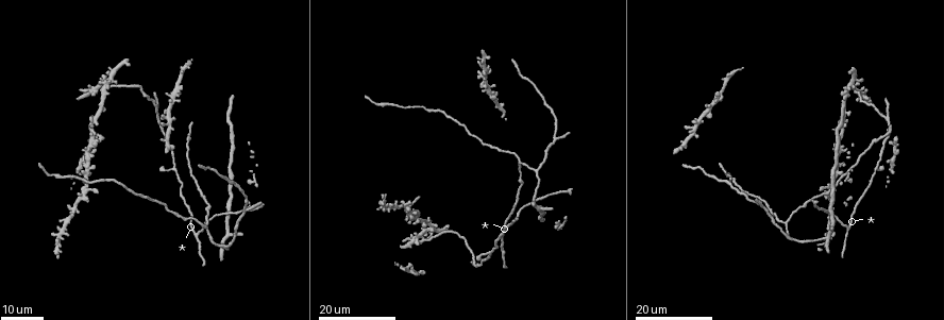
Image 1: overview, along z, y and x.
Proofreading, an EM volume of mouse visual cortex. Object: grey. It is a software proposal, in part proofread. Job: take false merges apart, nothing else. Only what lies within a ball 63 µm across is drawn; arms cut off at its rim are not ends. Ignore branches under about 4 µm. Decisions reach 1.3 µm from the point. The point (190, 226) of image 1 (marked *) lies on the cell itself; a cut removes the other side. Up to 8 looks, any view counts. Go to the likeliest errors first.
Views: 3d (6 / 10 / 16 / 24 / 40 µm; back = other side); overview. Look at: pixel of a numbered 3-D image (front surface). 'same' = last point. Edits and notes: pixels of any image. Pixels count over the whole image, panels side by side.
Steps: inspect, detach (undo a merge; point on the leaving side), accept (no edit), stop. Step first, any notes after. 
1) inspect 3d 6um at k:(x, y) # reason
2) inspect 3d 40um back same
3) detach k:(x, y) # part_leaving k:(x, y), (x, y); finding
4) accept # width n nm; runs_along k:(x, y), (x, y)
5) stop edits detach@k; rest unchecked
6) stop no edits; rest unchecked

inspect 3d 24um at 1:(849, 230)

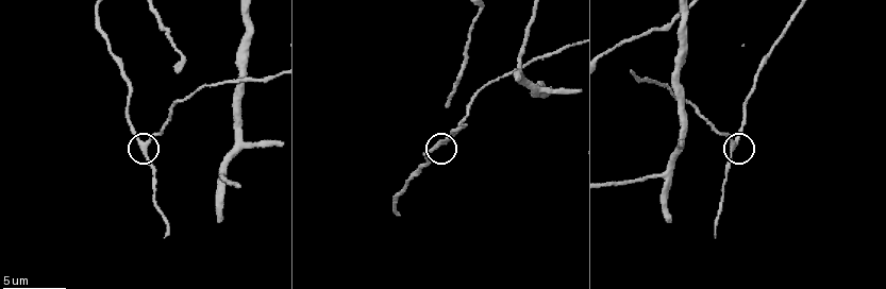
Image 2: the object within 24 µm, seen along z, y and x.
inspect 3d 10um at 2:(143, 147)

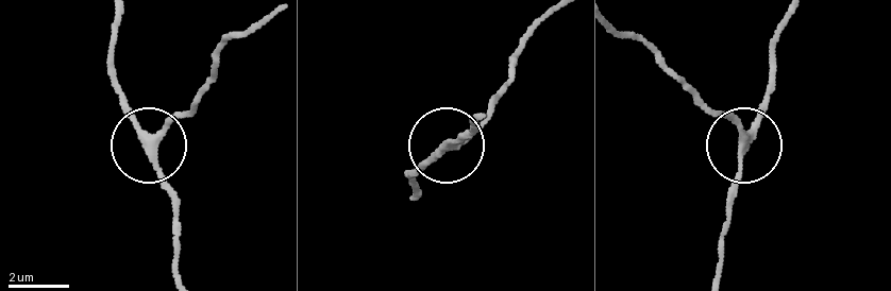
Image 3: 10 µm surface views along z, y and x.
accept # width 240 nm; one cell here

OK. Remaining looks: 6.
inspect 3d 10um at 2:(526, 63) # arms part here

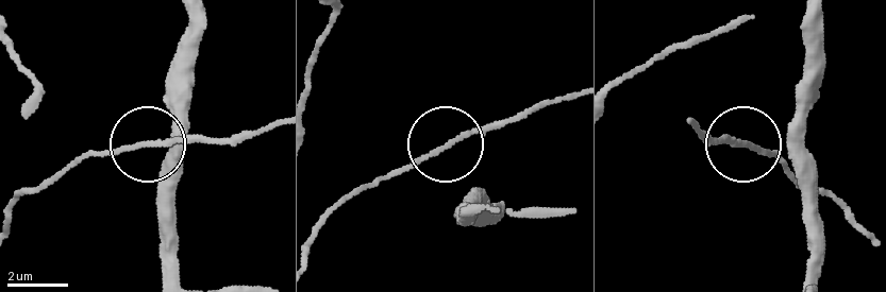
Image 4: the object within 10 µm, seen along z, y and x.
accept # width 120 nm; one cell here

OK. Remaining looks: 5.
inspect 3d 24um at 1:(519, 161)

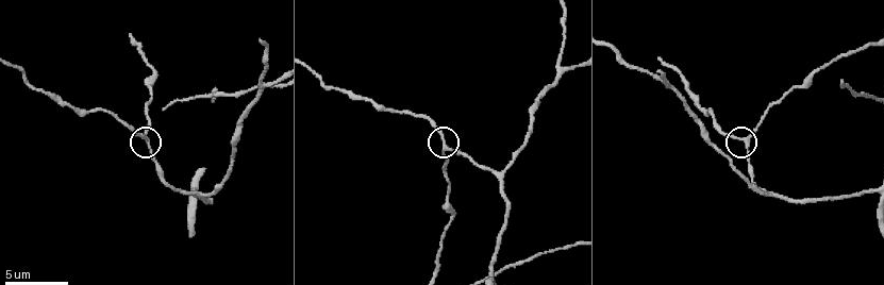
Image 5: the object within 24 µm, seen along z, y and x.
inspect 3d 6um at 5:(743, 140) # zoom in

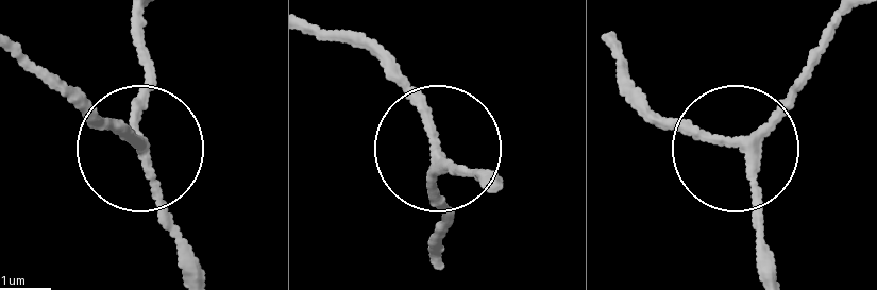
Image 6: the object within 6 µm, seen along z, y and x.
accept # runs_along 6:(498, 188), (439, 159), (447, 235); one cell here

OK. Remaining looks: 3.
inspect 3d 16um at 1:(408, 215) # four or more arms meet

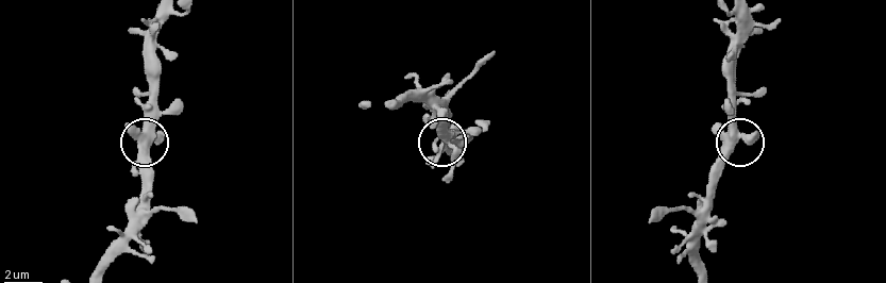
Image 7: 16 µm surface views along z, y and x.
inspect 3d 6um at 7:(148, 143)

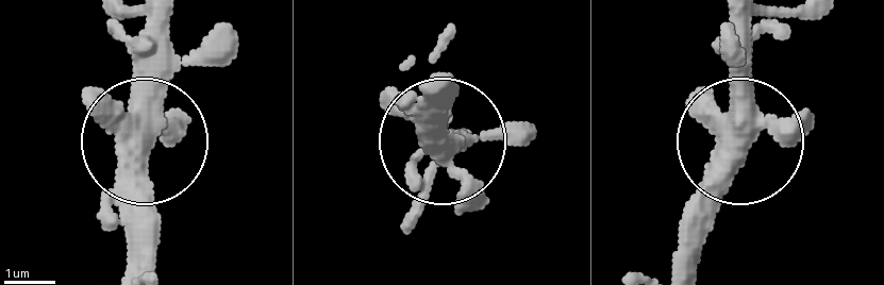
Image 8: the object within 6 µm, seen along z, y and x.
accept # runs_along 8:(747, 16), (747, 117), (691, 270); all the same cell

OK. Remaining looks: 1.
stop no edits; rest unchecked

